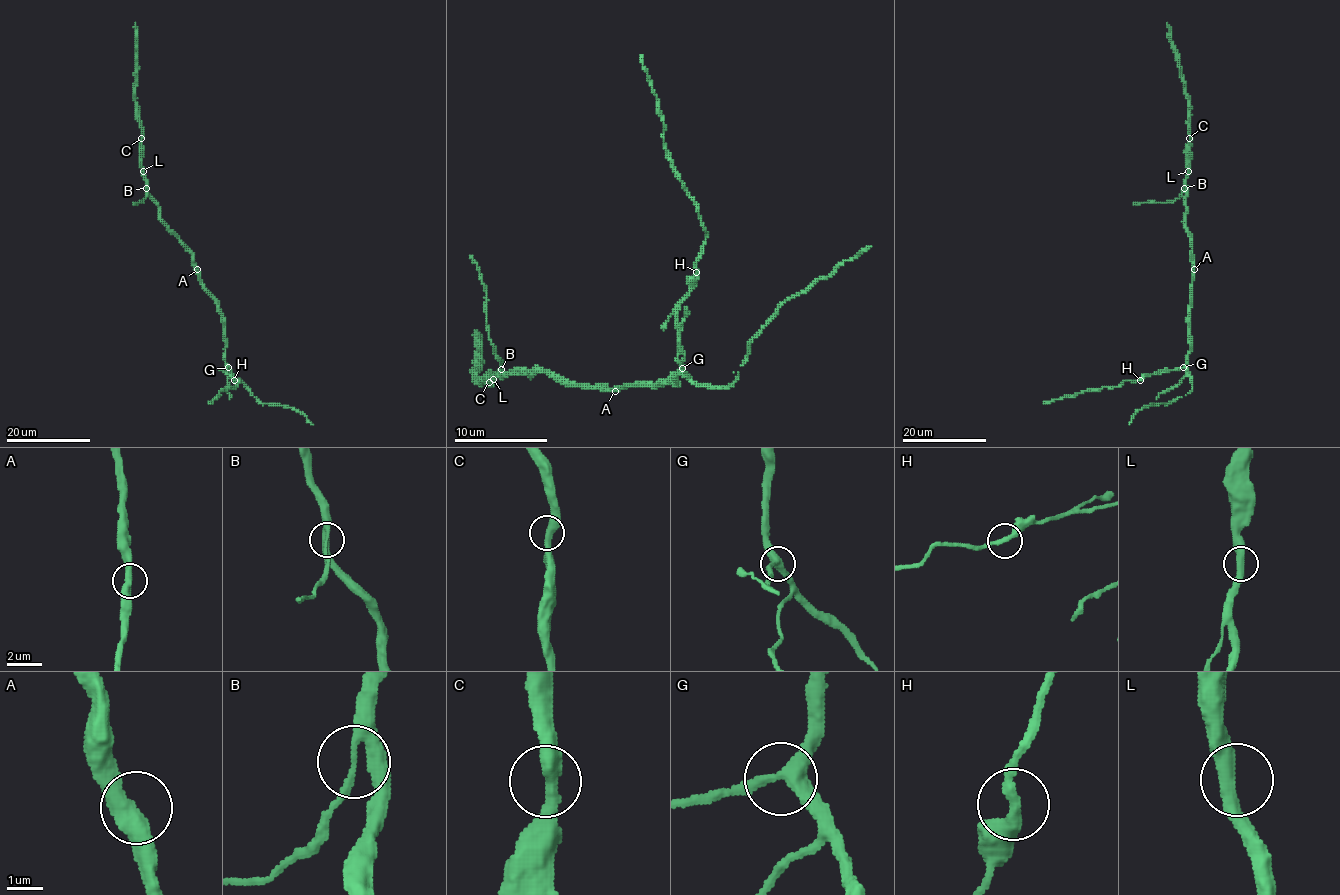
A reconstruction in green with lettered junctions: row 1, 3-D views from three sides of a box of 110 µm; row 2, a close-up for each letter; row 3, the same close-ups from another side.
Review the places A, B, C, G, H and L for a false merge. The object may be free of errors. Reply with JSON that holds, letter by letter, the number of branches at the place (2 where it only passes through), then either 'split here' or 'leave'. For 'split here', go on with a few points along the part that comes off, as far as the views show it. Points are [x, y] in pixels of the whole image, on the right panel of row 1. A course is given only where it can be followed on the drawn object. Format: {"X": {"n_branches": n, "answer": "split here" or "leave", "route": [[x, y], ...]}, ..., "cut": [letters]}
{"A": {"n_branches": 2, "answer": "leave"}, "B": {"n_branches": 3, "answer": "leave"}, "C": {"n_branches": 2, "answer": "leave"}, "G": {"n_branches": 3, "answer": "leave"}, "H": {"n_branches": 2, "answer": "leave"}, "L": {"n_branches": 2, "answer": "leave"}, "cut": []}

